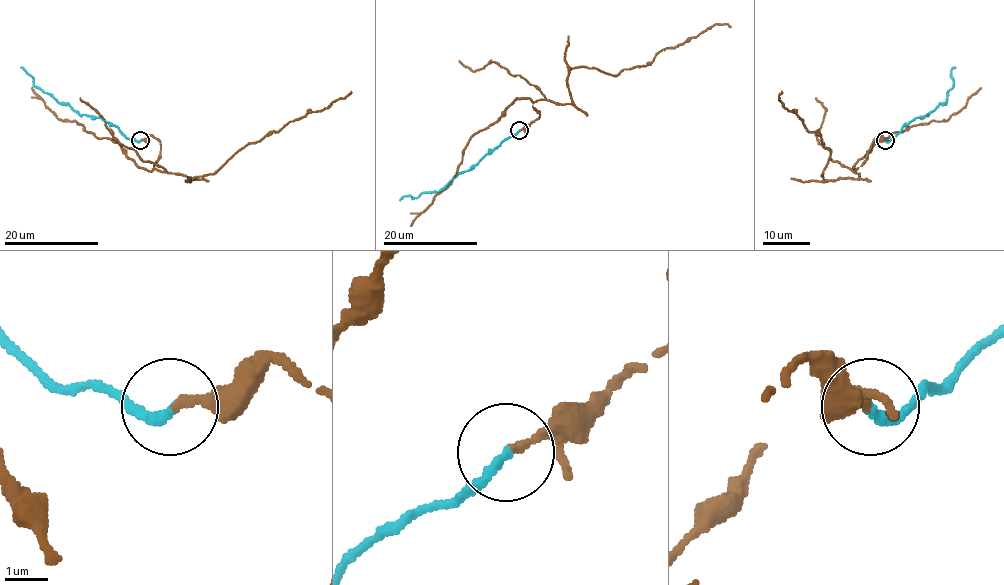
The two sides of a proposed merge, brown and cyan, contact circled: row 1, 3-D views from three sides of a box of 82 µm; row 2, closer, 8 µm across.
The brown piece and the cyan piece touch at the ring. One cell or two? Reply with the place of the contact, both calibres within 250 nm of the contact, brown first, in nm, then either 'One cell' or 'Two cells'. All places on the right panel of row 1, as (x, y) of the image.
Place: (885, 140). Thickness 190 nm (brown) against 240 nm. One cell

